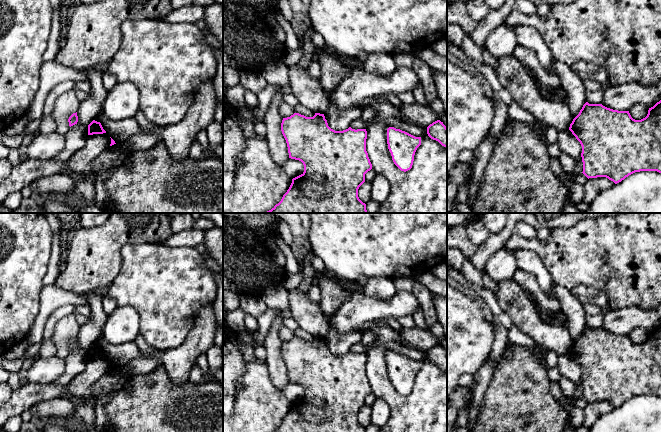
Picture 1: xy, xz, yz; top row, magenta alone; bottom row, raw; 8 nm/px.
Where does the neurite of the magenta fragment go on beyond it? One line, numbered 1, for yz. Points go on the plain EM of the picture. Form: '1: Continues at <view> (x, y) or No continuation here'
1: No continuation here

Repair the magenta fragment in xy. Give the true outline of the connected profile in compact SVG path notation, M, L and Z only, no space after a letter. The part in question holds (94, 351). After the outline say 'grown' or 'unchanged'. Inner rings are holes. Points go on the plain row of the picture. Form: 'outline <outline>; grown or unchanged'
outline M93 344L88 349L88 359L103 358L103 357L106 357L106 355L103 353L100 346L97 346L97 345Z; unchanged

